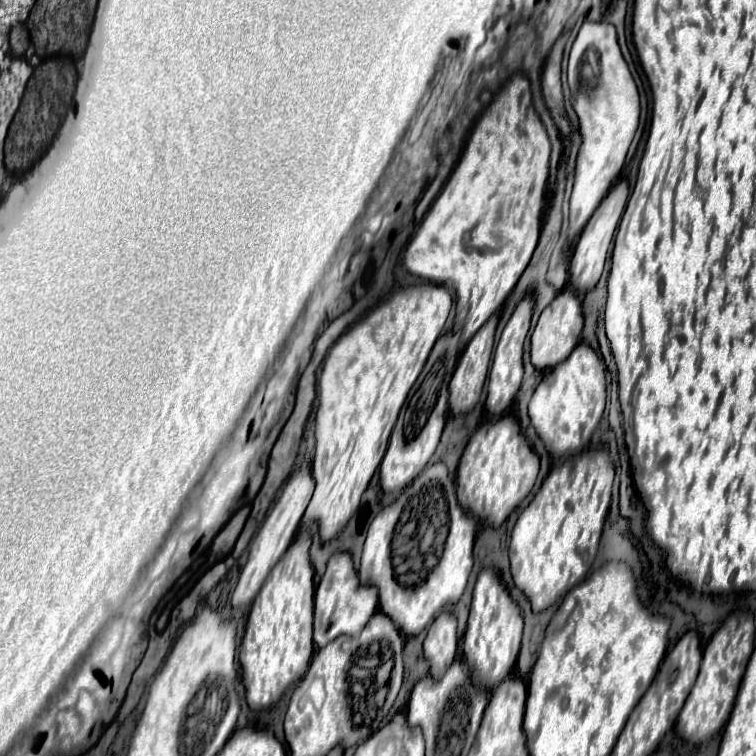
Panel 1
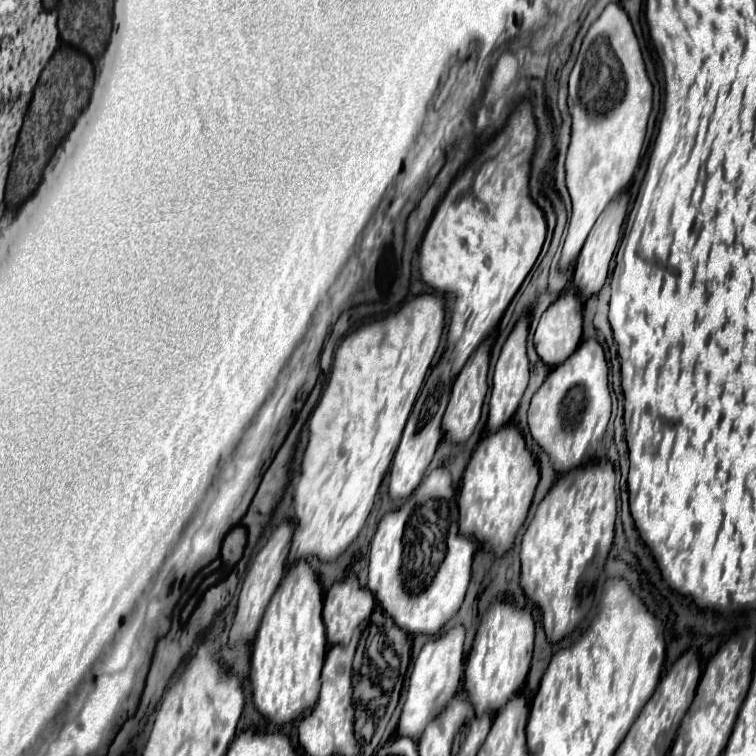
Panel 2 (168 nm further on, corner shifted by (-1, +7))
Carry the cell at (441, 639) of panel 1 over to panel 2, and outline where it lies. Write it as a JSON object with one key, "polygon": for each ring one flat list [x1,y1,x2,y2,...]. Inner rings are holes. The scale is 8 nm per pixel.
{"polygon":[[452,626,448,628,442,636,438,636,432,642,426,642,424,648,420,650,412,676,410,676,410,690,408,698,398,722,398,734,400,736,410,736,410,738,420,738,424,726,448,704,448,700,454,696,460,684,460,674,462,674,462,662,464,662,464,628,462,626]]}

